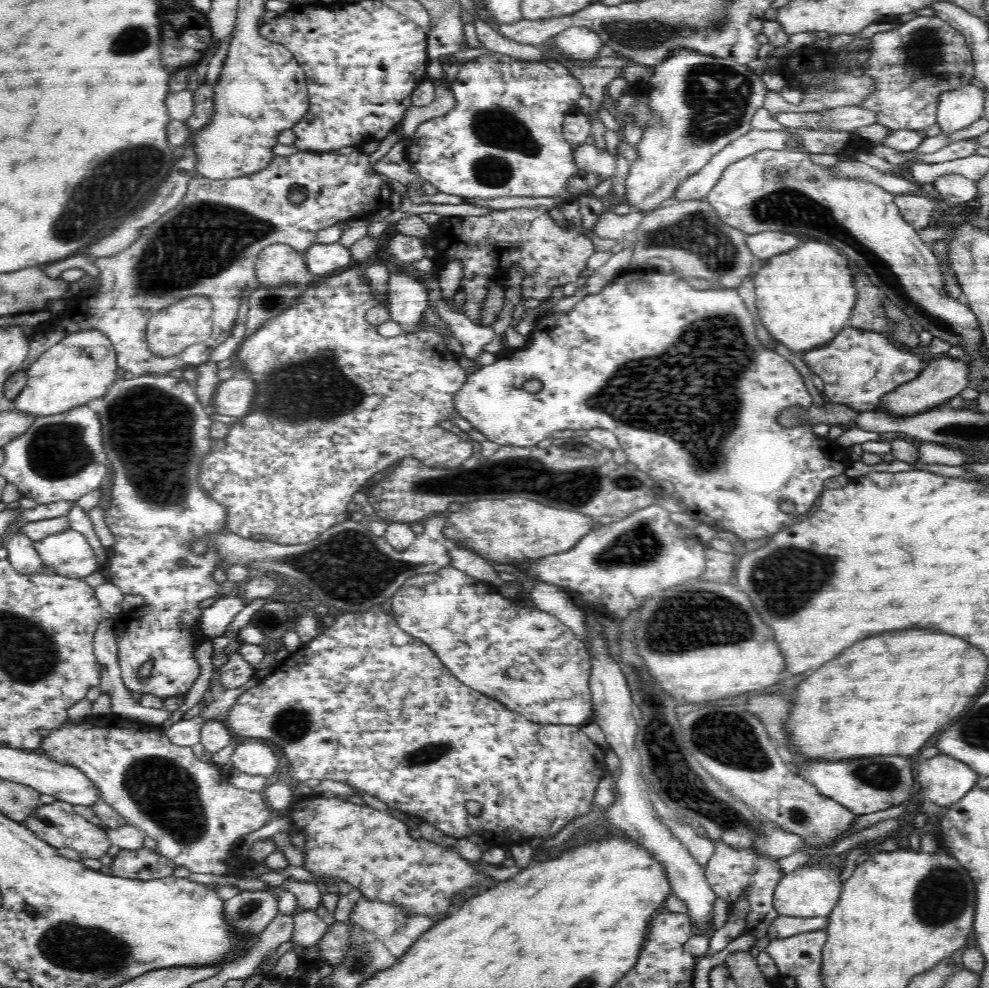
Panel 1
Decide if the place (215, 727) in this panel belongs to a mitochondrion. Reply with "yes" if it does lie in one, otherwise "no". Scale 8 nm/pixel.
no

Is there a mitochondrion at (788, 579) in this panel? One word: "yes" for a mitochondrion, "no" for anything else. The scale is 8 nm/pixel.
yes

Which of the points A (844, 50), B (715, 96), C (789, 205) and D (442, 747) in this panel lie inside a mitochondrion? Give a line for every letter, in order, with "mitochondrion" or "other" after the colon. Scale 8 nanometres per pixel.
A: other
B: mitochondrion
C: mitochondrion
D: mitochondrion

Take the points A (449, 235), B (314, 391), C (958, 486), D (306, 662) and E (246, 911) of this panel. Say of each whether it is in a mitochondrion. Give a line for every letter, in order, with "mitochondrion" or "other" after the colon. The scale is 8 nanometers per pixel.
A: other
B: mitochondrion
C: other
D: other
E: mitochondrion

